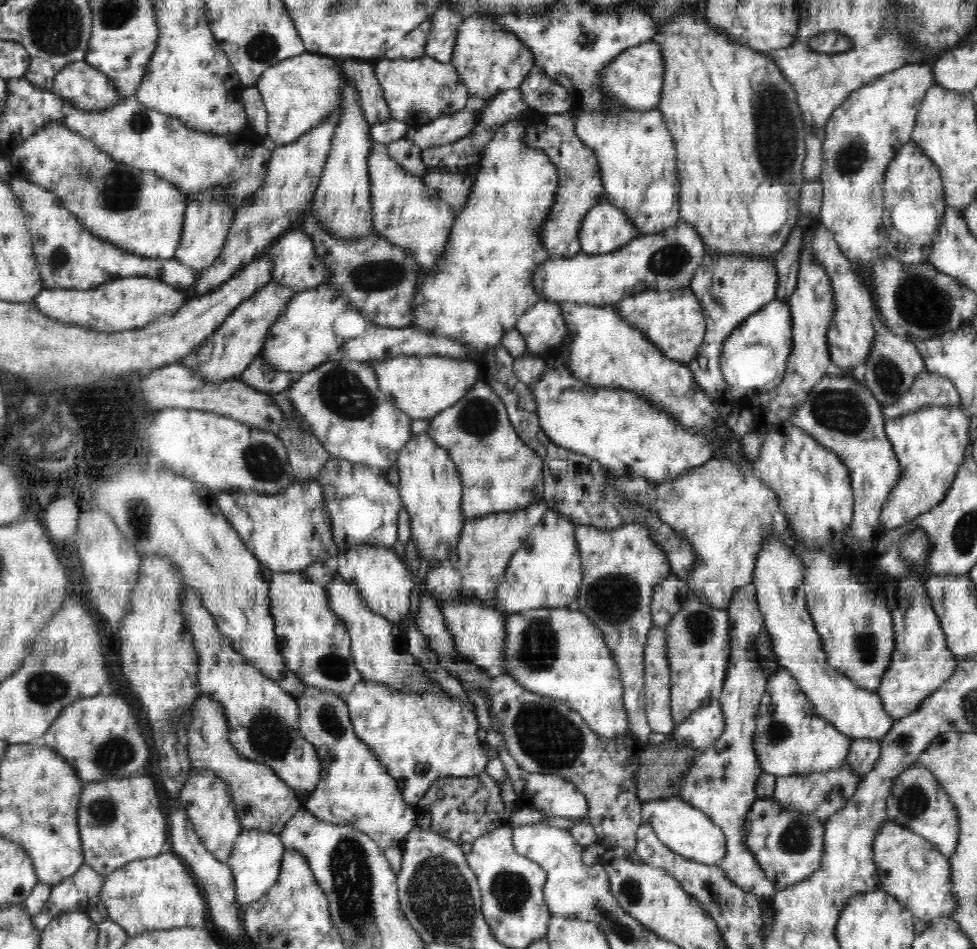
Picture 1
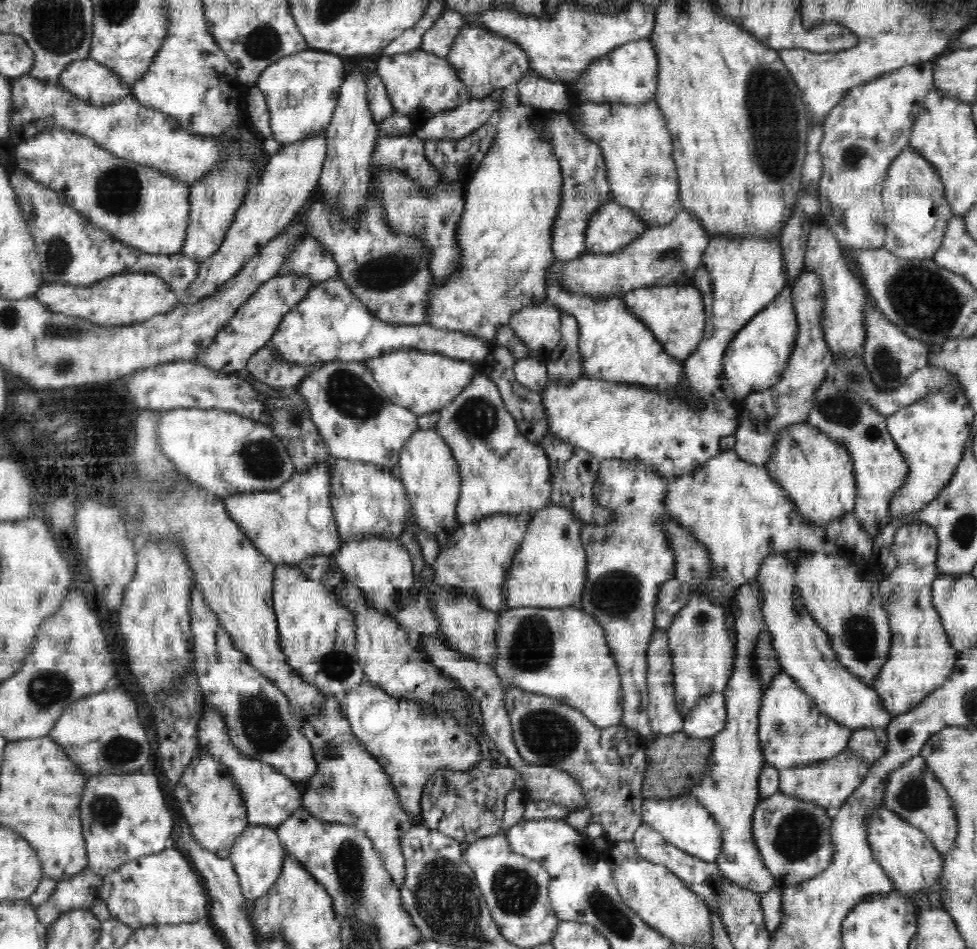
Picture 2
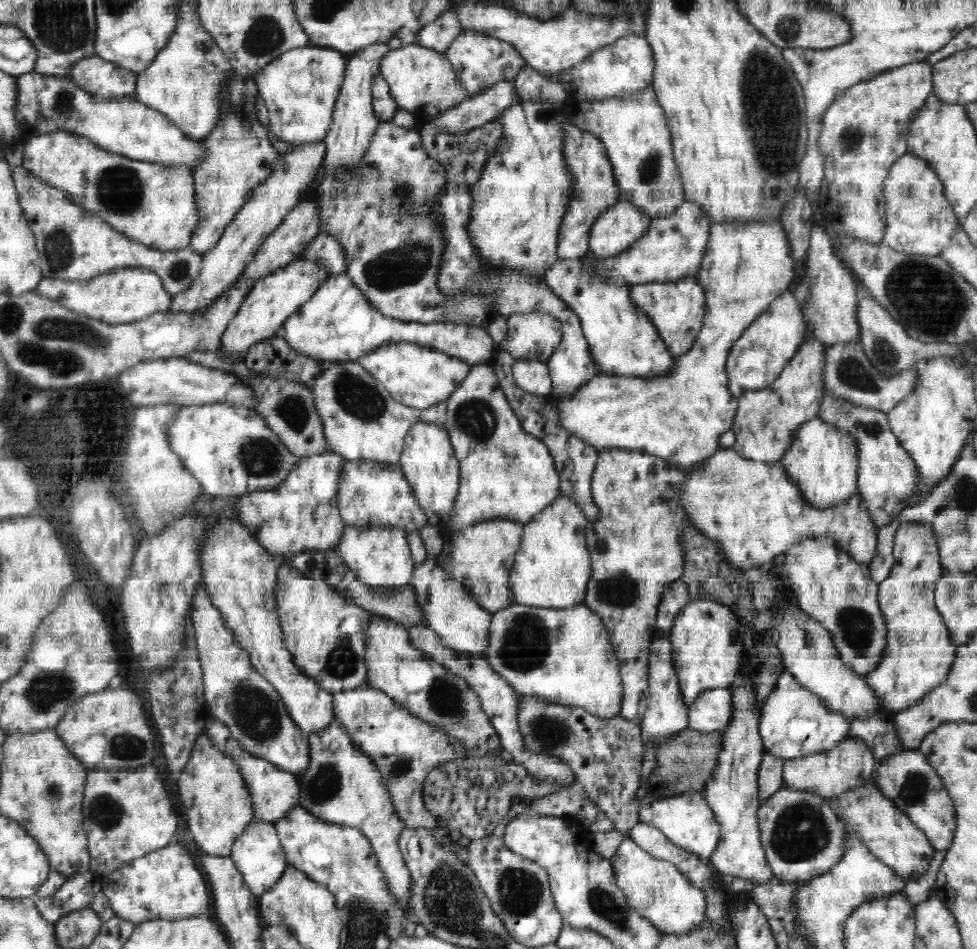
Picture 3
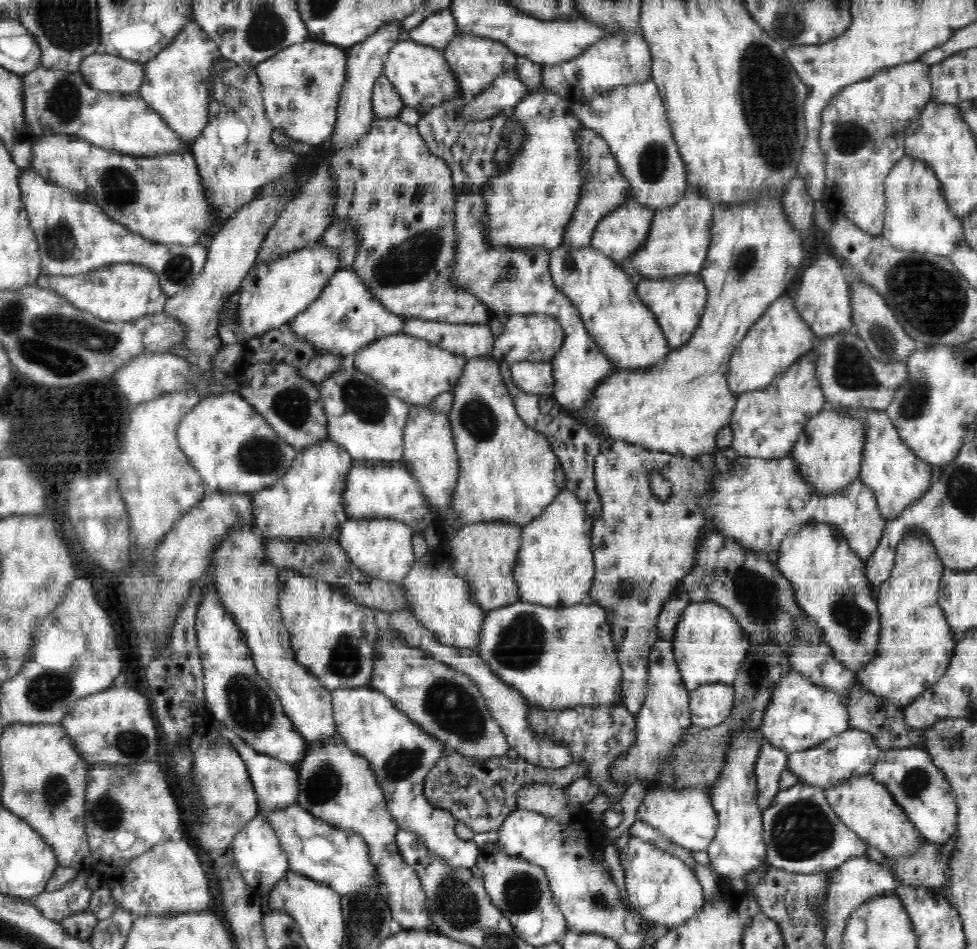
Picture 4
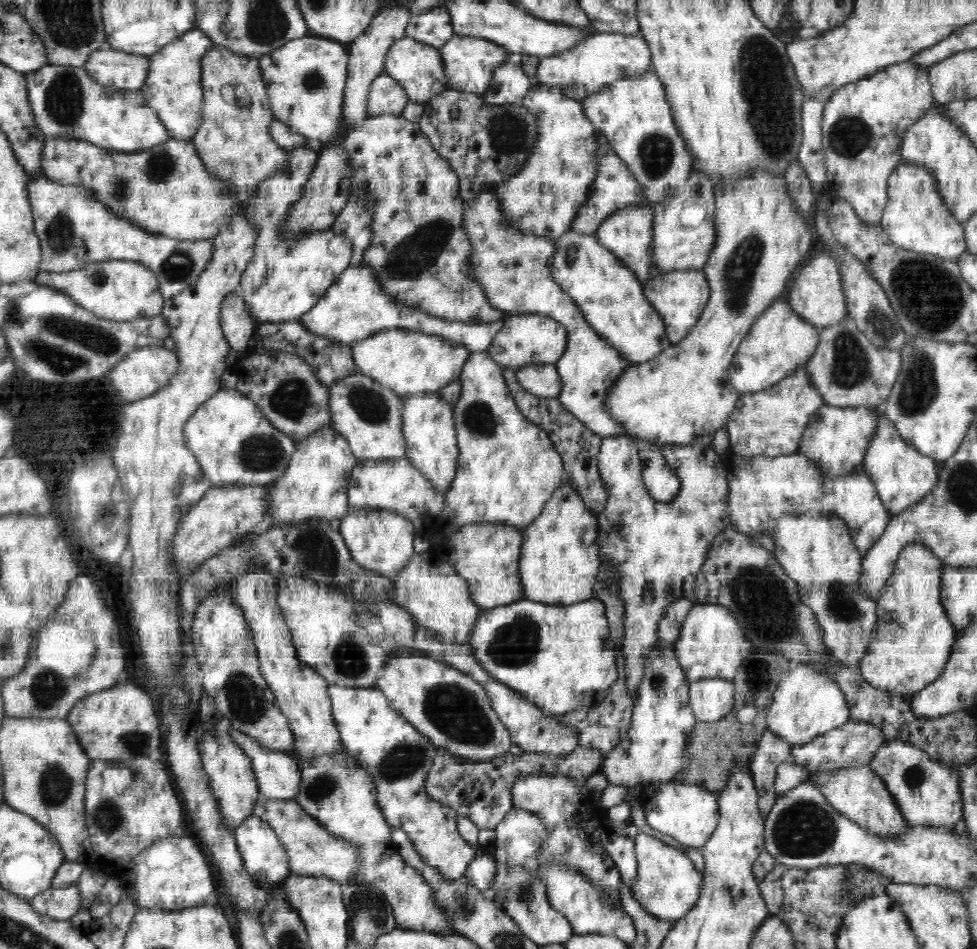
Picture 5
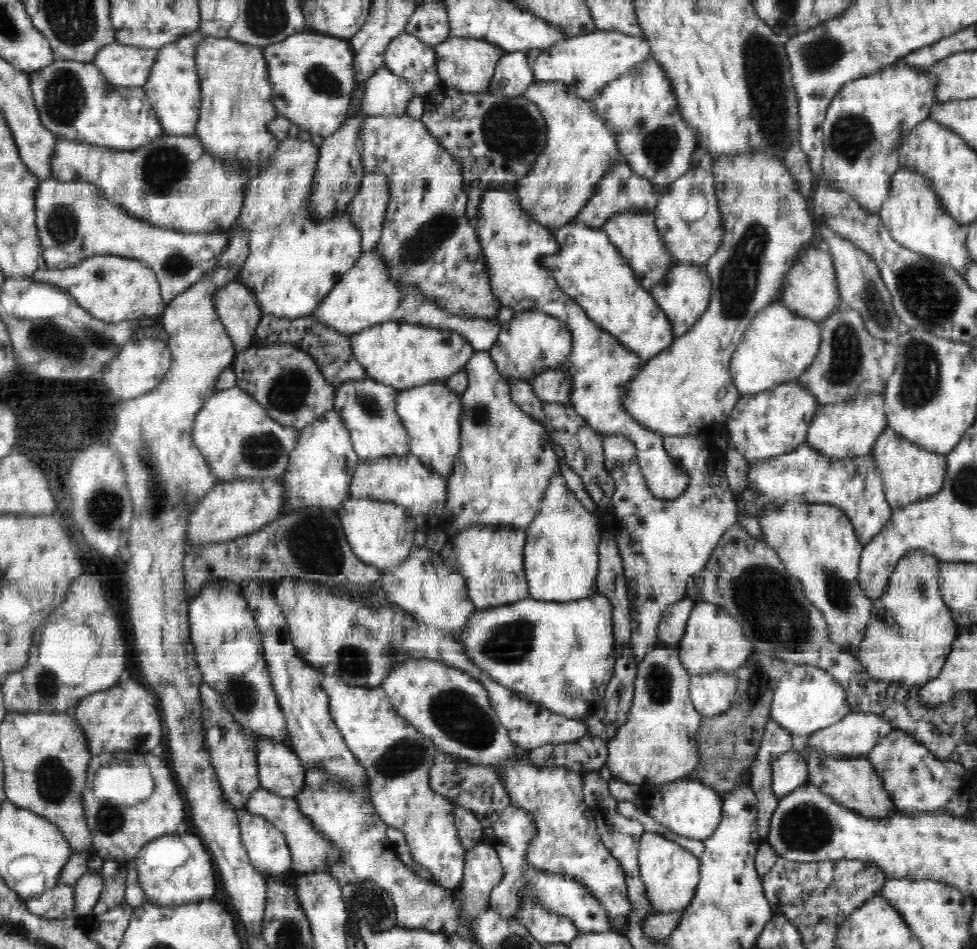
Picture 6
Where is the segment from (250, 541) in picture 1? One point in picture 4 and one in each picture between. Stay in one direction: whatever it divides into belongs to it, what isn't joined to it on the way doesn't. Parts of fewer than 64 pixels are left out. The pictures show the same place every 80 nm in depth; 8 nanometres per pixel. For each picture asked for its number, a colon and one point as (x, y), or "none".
2: (287, 525)
3: (300, 514)
4: (307, 502)

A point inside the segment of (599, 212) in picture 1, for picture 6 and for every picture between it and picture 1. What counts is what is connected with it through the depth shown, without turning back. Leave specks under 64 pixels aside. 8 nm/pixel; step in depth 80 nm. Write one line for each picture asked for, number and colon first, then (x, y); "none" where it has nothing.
2: (612, 227)
3: (622, 224)
4: (622, 232)
5: (628, 233)
6: (634, 233)

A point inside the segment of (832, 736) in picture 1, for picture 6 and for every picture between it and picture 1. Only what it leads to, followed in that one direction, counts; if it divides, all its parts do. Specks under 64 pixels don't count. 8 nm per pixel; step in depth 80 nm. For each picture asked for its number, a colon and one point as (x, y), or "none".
2: (793, 733)
3: (794, 722)
4: (800, 715)
5: (807, 704)
6: (807, 699)

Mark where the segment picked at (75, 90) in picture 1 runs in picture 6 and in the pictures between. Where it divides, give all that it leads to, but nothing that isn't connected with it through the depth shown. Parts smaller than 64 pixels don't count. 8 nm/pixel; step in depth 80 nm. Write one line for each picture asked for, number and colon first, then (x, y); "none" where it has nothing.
2: (89, 80)
3: (94, 75)
4: (103, 72)
5: (114, 68)
6: (121, 65)

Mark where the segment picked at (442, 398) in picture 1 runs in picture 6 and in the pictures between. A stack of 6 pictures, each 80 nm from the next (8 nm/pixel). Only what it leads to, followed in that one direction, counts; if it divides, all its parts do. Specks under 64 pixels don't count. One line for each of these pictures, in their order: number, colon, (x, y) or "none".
2: (422, 382)
3: (419, 377)
4: (416, 371)
5: (409, 363)
6: (401, 355)

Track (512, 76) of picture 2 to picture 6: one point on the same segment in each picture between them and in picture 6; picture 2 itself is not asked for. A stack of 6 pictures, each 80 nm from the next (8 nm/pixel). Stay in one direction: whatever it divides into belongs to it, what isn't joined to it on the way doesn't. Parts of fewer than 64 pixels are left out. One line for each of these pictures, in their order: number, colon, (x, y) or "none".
3: (480, 61)
4: (476, 62)
5: (470, 63)
6: (464, 64)

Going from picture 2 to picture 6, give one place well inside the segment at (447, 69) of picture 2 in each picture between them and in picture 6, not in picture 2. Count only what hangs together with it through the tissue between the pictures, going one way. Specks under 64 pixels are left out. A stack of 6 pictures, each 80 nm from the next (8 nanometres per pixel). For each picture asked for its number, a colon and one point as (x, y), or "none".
3: (422, 81)
4: (421, 75)
5: (418, 68)
6: (408, 57)

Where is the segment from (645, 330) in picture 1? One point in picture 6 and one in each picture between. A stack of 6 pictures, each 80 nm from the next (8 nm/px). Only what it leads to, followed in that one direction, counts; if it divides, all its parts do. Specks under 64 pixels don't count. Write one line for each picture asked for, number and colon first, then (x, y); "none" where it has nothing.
2: (675, 314)
3: (676, 309)
4: (678, 302)
5: (679, 297)
6: (684, 293)

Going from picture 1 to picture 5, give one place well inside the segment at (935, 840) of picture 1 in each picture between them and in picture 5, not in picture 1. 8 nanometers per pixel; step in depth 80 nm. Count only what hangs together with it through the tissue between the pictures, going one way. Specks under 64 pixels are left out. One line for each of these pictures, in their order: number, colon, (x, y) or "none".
2: (912, 792)
3: (907, 779)
4: (917, 785)
5: (927, 793)

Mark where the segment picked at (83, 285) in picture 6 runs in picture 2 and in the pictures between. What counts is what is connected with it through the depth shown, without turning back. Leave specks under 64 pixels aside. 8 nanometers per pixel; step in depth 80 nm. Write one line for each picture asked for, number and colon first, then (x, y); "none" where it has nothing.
2: (128, 298)
3: (125, 295)
4: (123, 292)
5: (120, 290)

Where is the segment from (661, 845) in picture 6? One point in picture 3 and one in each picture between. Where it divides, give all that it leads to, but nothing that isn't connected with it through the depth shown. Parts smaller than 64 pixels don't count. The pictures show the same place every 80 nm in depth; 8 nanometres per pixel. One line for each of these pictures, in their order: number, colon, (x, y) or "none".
3: (656, 889)
4: (661, 888)
5: (668, 884)

